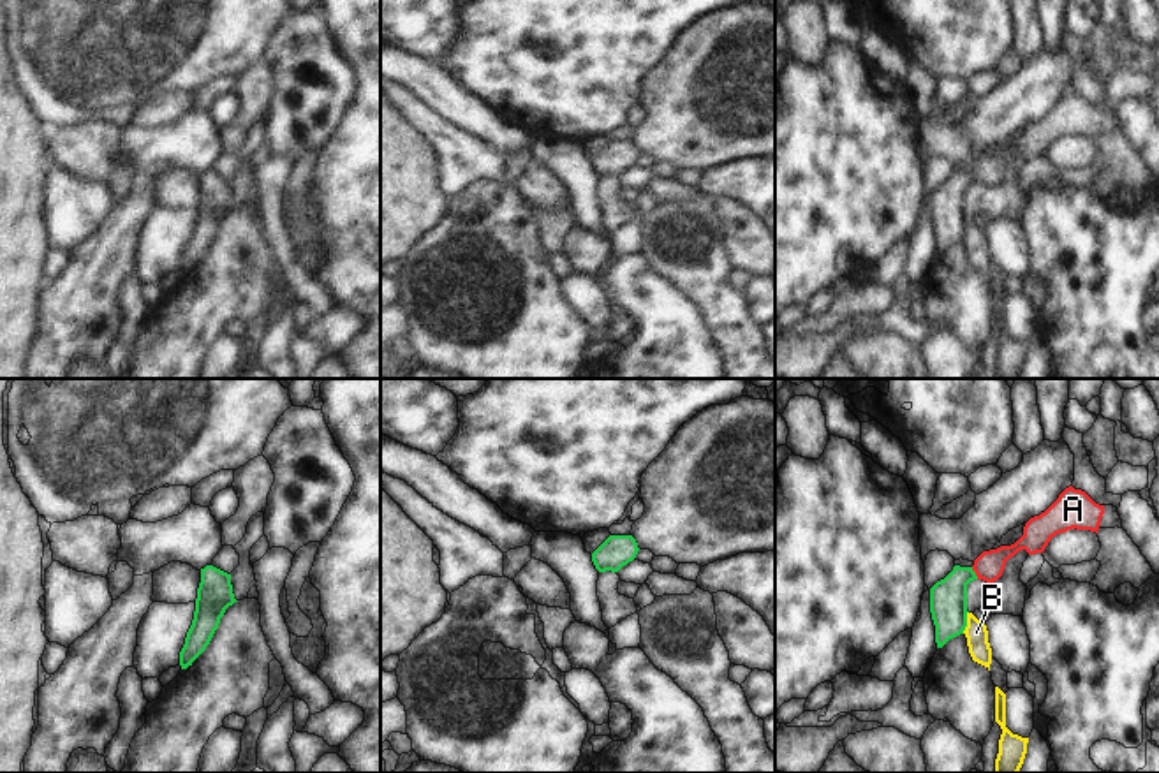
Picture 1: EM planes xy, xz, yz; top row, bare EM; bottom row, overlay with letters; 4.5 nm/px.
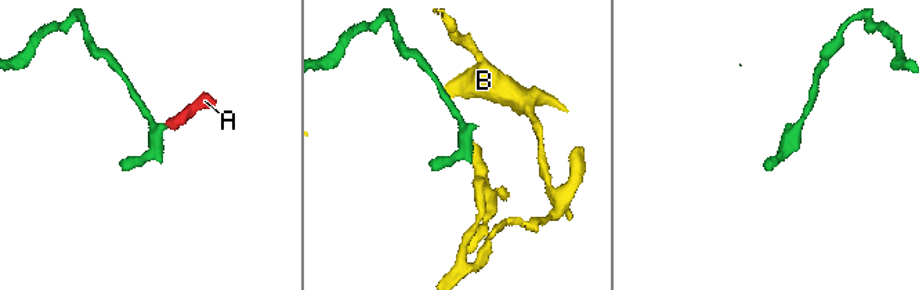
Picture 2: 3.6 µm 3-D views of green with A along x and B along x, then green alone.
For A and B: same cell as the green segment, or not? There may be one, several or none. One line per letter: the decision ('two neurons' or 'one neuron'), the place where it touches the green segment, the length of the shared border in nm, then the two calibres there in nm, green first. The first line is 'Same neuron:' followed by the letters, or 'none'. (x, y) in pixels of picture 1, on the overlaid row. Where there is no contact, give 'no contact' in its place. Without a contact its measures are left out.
Same neuron: A
A: one neuron | yz (974, 573) | 70 nm | 180/140 nm
B: two neurons | yz (966, 622) | 110 nm | 180/100 nm

